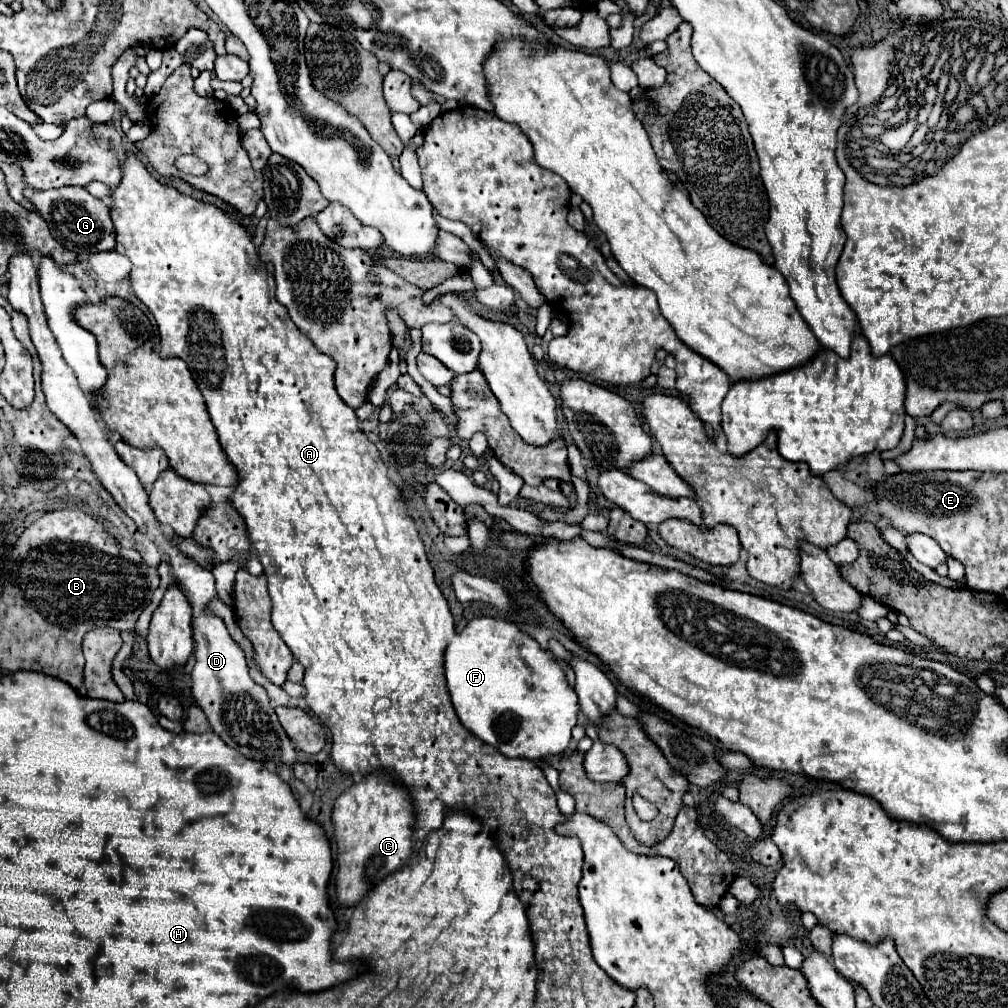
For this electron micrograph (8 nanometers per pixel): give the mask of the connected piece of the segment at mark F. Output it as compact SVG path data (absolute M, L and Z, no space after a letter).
M493 617L469 621L465 629L447 645L445 677L455 713L463 727L483 743L497 747L497 751L503 755L543 759L547 755L561 755L567 749L571 741L571 729L577 725L577 695L567 685L559 663L551 659L535 639L517 629L515 623Z

